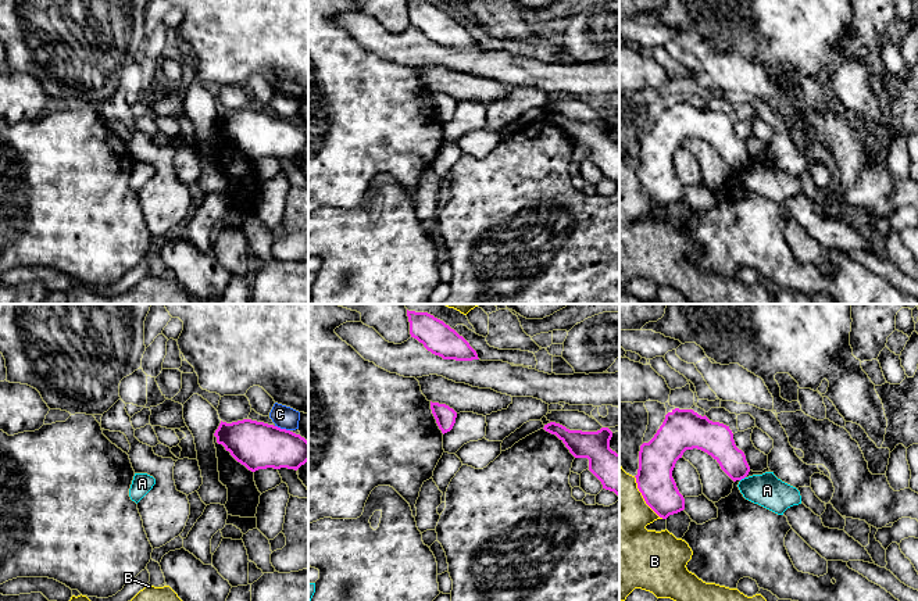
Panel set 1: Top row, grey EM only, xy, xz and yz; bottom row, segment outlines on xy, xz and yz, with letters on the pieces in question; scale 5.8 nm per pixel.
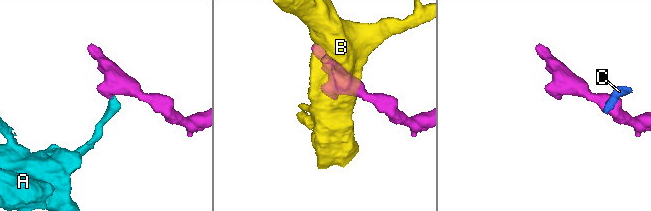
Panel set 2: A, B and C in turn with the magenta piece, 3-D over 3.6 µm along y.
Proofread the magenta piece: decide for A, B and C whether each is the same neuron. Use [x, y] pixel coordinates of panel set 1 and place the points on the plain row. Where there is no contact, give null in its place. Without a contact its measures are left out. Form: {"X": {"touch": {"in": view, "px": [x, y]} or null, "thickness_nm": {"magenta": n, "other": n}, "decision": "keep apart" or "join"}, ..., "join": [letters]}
{"A": {"touch": {"in": "yz", "px": [742, 167]}, "thickness_nm": {"magenta": 180, "other": 190}, "decision": "keep apart"}, "B": {"touch": {"in": "yz", "px": [643, 186]}, "thickness_nm": {"magenta": 220, "other": 320}, "decision": "keep apart"}, "C": {"touch": {"in": "xy", "px": [282, 118]}, "thickness_nm": {"magenta": 280, "other": 130}, "decision": "keep apart"}, "join": []}

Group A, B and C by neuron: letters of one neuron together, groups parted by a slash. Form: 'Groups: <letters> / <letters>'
Groups: A / B / C

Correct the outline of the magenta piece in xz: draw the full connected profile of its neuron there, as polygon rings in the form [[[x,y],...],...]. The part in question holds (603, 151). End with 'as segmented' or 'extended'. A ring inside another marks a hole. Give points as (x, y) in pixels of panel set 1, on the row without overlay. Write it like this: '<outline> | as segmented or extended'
[[[550,111],[543,118],[556,124],[575,147],[587,147],[589,160],[601,171],[603,178],[619,186],[619,143],[610,137],[612,121],[608,117],[582,121]]] | as segmented

